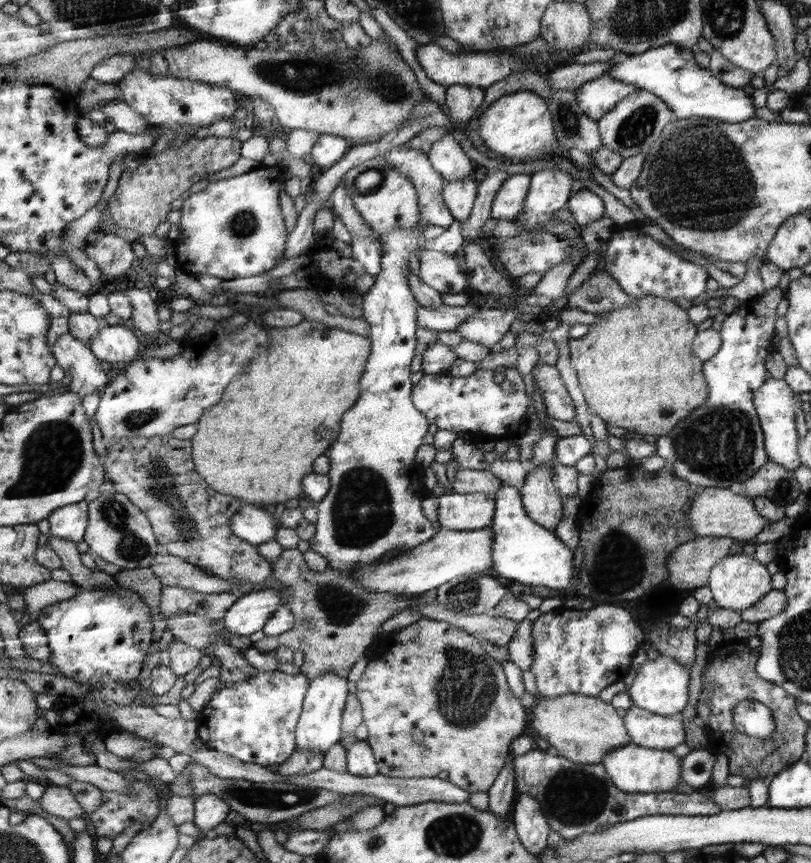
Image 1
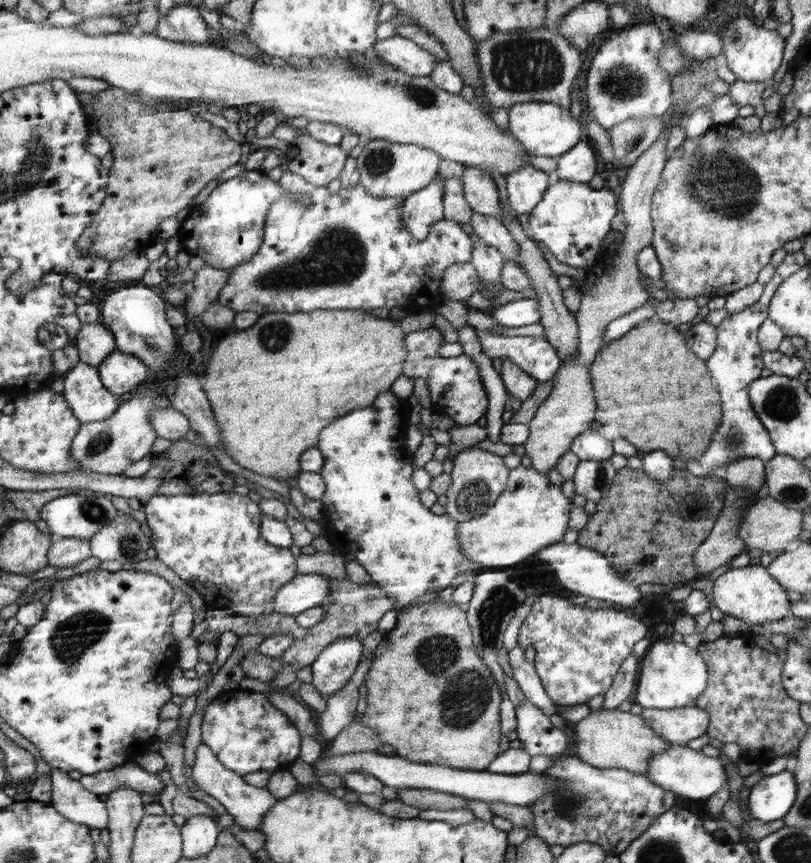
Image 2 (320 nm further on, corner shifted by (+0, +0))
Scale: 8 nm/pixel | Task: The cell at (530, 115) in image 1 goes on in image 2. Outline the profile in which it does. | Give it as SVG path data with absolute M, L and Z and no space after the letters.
M526 102L518 103L508 109L510 133L518 138L523 147L534 156L562 156L568 153L574 144L582 139L582 126L580 122L570 114L570 110L564 110L561 106L552 102Z

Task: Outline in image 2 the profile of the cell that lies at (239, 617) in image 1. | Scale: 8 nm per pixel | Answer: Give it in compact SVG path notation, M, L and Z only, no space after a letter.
M297 574L274 597L274 613L295 617L306 610L322 606L330 594L330 580L322 574Z

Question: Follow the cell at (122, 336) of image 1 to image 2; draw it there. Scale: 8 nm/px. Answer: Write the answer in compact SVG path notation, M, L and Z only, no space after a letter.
M120 351L109 354L102 365L98 366L105 389L119 399L130 390L136 390L140 384L144 384L148 369L142 359Z

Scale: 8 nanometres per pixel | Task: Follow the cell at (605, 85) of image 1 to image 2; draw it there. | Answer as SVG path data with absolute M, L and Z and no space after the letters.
M655 22L631 24L625 29L611 29L610 36L602 43L586 72L586 102L590 112L589 117L603 129L610 131L614 126L630 118L667 117L672 114L673 82L668 72L658 64L658 52L664 46L666 38Z

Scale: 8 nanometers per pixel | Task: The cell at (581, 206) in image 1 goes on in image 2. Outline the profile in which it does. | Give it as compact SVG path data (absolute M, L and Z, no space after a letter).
M556 180L549 186L542 202L529 214L530 226L535 238L544 242L560 262L576 268L588 268L596 262L602 242L606 240L608 232L612 230L612 219L618 212L616 202L620 202L620 200L616 200L616 194L607 188L594 190L588 183Z

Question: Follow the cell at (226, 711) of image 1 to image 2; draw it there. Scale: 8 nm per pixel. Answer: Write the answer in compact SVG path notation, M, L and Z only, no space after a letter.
M242 690L221 691L205 708L201 739L214 751L224 766L244 776L250 772L290 768L300 754L297 726L282 710L275 707L266 694Z

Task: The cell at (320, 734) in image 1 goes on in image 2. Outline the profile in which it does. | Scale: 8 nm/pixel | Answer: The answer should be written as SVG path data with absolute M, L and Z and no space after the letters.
M340 637L331 642L309 666L312 684L324 698L348 684L361 664L362 639Z

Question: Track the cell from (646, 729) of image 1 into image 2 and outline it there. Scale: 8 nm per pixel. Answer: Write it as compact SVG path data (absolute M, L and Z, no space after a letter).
M698 706L672 710L644 709L639 715L674 745L686 745L690 740L707 734L711 722L709 712Z

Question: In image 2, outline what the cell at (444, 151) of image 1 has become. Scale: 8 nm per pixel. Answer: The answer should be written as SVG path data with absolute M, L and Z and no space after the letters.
M465 166L461 182L465 190L466 202L484 216L499 216L501 212L500 196L494 179L488 173L473 166Z

